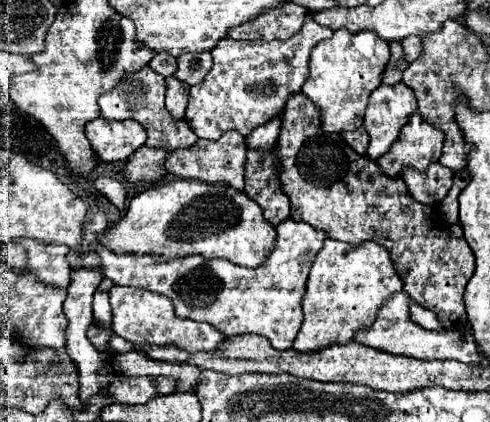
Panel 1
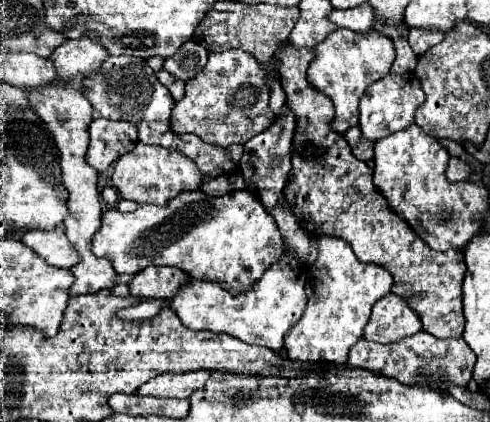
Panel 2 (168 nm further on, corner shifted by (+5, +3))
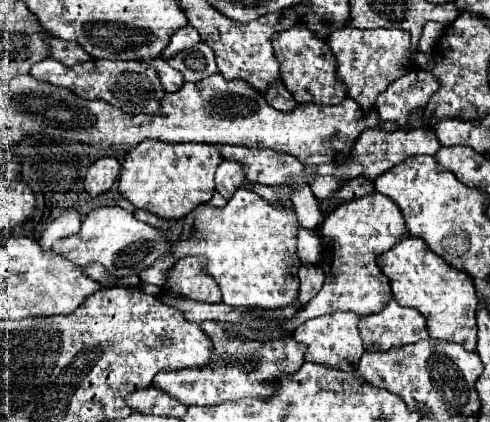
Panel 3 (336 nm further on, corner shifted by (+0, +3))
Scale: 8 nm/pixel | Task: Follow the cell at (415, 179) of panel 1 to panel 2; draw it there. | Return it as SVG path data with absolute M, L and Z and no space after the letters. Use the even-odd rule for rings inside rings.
M450 157L450 163L448 163L448 169L446 169L446 177L450 181L468 181L472 175L472 165L458 159L458 157Z

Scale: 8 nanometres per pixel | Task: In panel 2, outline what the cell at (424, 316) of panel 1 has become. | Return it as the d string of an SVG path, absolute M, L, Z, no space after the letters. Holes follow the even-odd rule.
M390 293L372 307L372 317L364 327L364 337L376 343L396 343L418 331L422 331L418 315L406 301L402 301L402 297Z

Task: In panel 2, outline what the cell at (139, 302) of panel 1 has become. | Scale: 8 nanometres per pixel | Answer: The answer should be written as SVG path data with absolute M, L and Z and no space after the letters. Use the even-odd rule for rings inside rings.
M144 299L144 301L138 303L138 305L120 309L120 311L118 311L118 317L126 319L126 321L134 321L134 319L152 319L152 317L158 315L158 311L160 311L160 307L162 307L164 303L166 303L166 301L162 301L162 299Z

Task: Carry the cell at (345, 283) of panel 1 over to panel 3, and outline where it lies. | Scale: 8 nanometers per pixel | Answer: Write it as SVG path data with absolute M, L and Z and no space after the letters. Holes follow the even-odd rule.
M335 311L335 313L329 313L329 315L309 319L303 325L299 325L293 331L293 337L295 337L295 341L301 341L301 343L307 345L305 361L339 367L343 371L355 371L357 365L359 365L359 357L365 351L361 335L359 335L359 327L357 327L361 317L363 315L351 313L351 311Z

